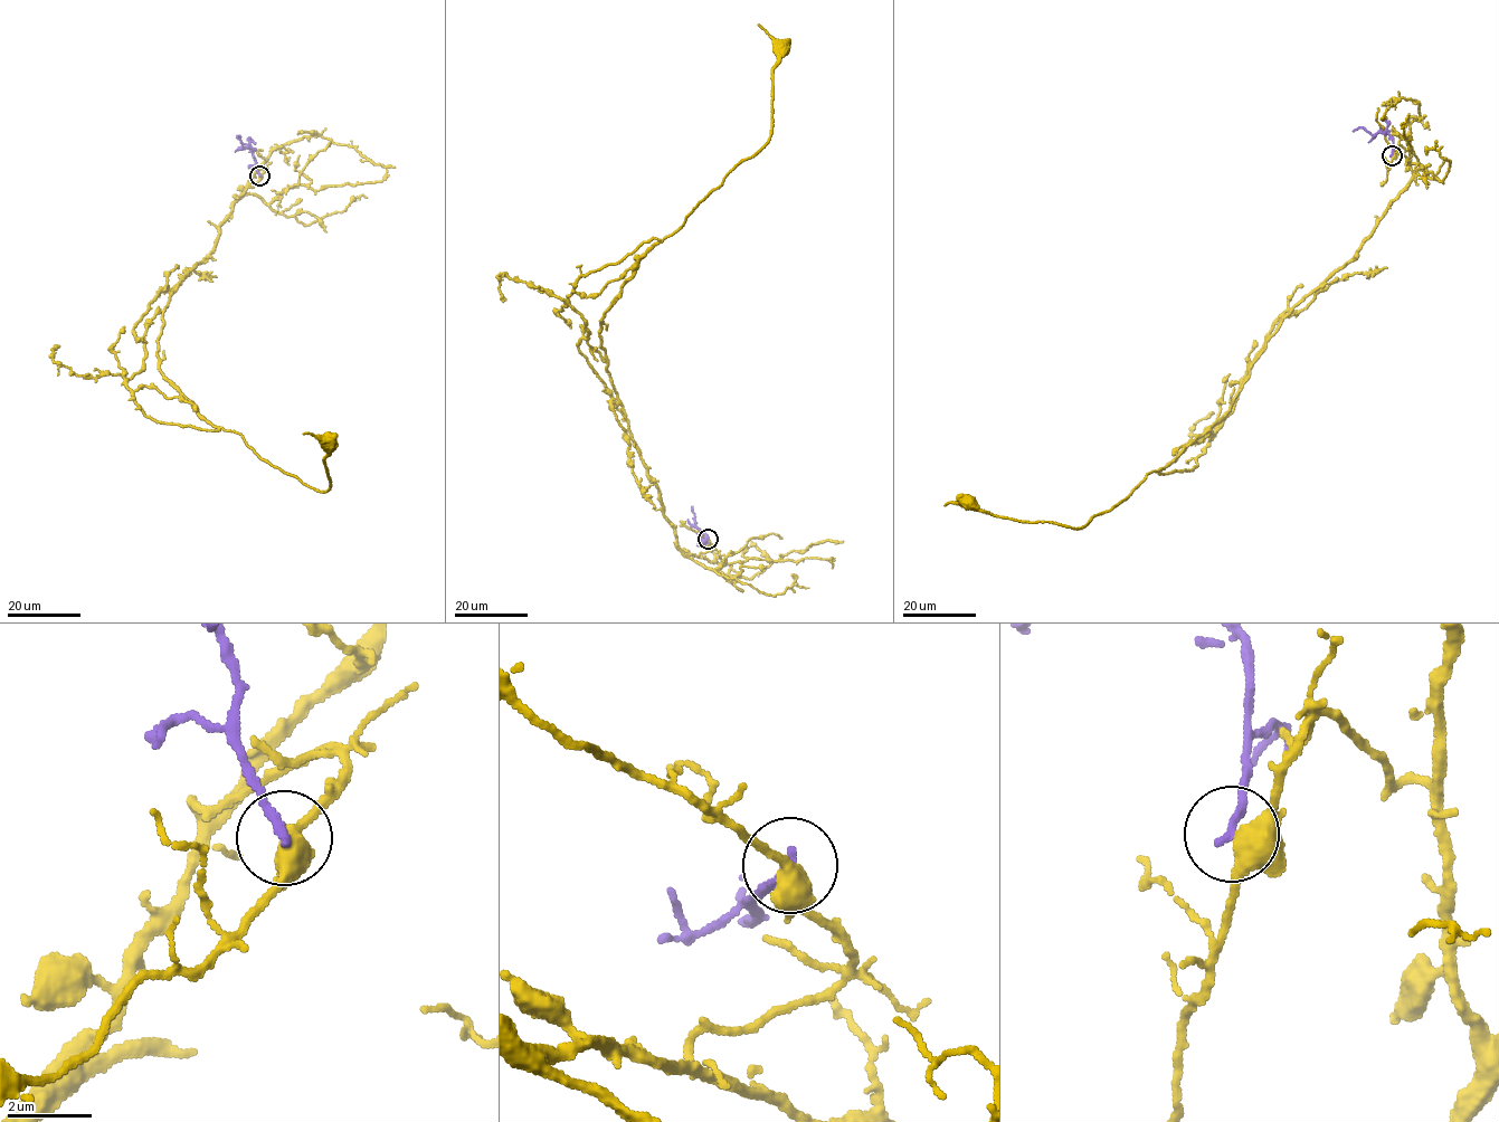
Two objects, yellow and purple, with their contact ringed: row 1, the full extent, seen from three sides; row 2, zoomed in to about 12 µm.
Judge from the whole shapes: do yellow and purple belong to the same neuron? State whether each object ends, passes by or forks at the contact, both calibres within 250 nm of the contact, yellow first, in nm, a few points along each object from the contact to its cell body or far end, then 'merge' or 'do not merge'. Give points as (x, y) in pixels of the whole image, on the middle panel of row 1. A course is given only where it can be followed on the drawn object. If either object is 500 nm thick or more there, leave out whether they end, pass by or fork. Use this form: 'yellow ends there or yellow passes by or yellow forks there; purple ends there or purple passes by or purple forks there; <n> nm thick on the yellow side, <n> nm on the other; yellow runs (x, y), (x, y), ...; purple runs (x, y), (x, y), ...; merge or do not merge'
yellow forks there; purple ends there; 360 nm thick on the yellow side, 200 nm on the other; yellow runs (708, 539), (711, 549), (699, 557), (679, 548), (606, 371), (600, 320), (648, 250), (767, 142), (779, 45); purple runs (708, 539), (704, 544), (704, 534), (695, 525), (691, 506); do not merge

